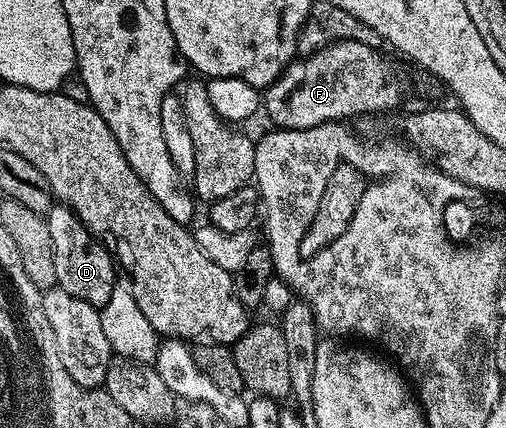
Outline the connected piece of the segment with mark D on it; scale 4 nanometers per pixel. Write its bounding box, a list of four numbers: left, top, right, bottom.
[46,206,118,309]

